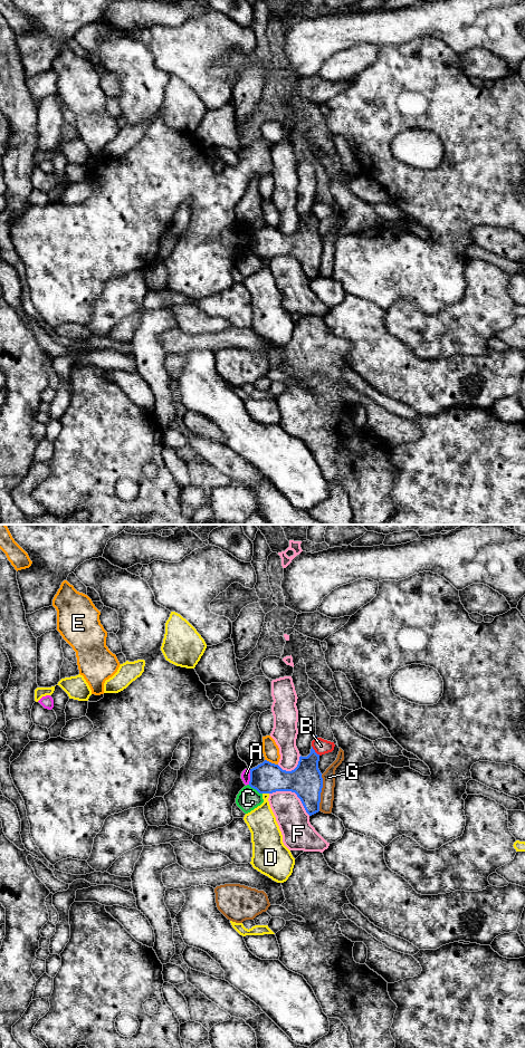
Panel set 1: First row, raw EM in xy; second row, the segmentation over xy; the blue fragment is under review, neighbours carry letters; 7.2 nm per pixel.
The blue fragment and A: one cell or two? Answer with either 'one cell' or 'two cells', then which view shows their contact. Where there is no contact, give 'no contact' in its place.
two cells | xy

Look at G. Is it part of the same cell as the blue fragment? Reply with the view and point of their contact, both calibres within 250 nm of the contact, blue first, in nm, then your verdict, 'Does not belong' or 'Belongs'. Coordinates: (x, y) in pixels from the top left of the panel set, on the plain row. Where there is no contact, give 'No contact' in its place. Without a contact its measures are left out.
Touches blue at xy (321, 256). Thickness 240 nm (blue) against 100 nm. Does not belong

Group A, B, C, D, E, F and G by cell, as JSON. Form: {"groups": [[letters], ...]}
{"groups": [["A"], ["B"], ["C"], ["D"], ["E"], ["F"], ["G"]]}

